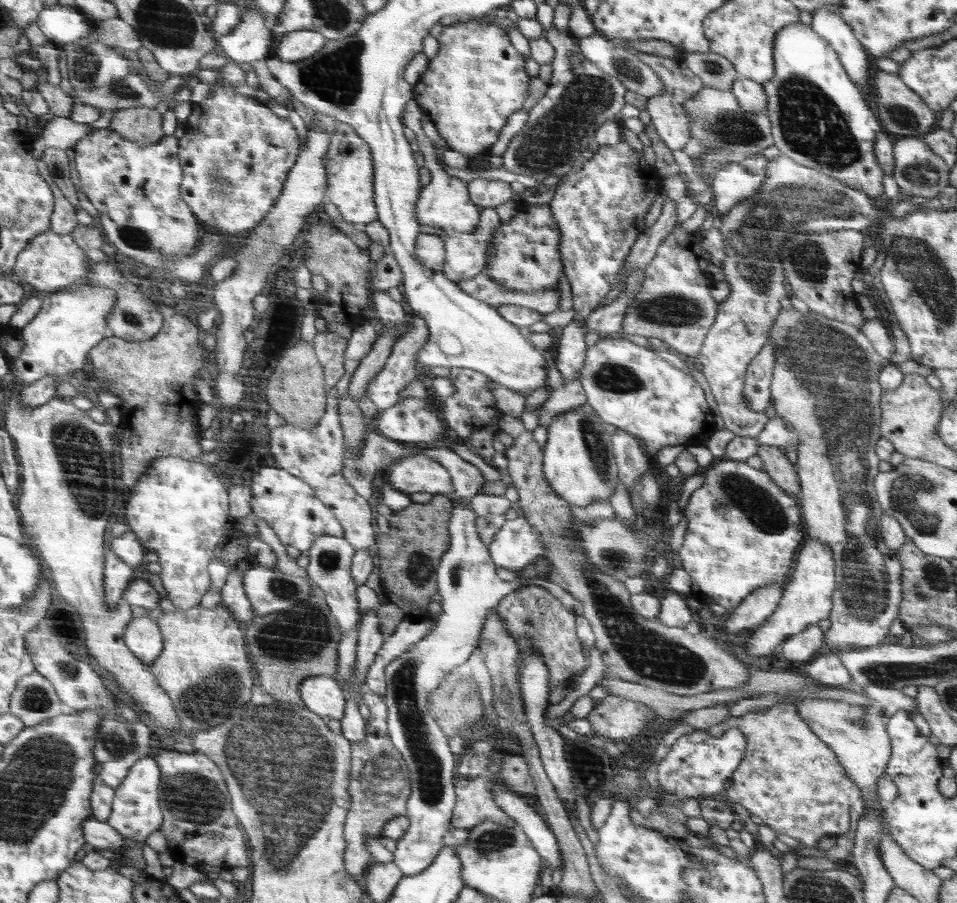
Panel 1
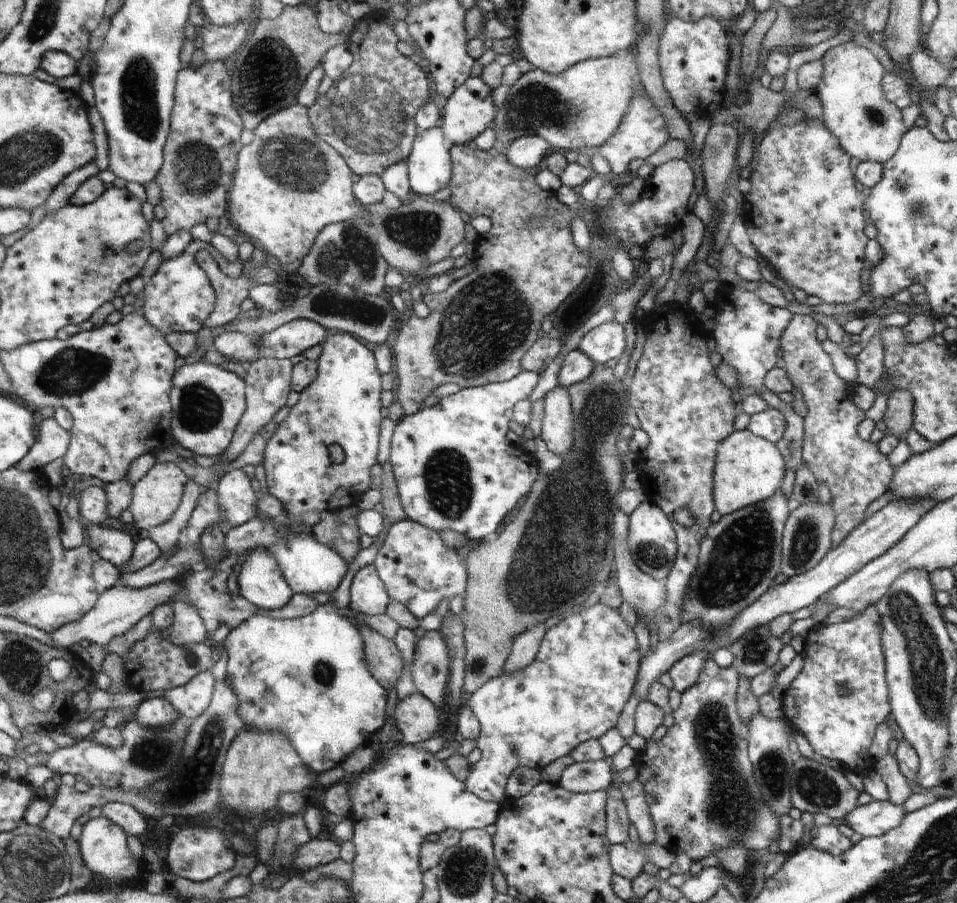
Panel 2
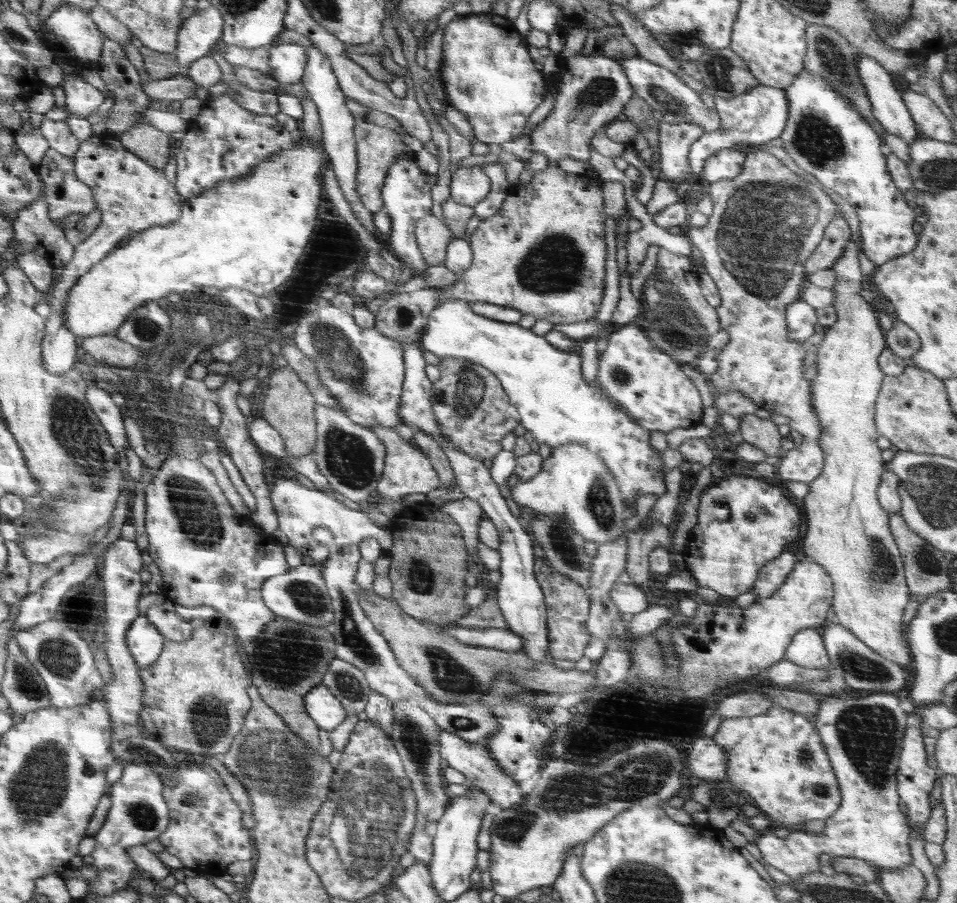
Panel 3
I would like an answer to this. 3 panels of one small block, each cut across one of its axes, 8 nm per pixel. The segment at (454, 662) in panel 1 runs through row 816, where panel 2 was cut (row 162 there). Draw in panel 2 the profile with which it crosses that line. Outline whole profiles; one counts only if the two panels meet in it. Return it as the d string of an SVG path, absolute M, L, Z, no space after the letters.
M440 127L416 134L413 150L408 156L408 160L406 160L411 190L416 194L421 194L423 197L432 198L432 194L436 194L440 188L444 188L450 182L453 176L453 160L450 160L448 150L451 150L450 140L446 138Z

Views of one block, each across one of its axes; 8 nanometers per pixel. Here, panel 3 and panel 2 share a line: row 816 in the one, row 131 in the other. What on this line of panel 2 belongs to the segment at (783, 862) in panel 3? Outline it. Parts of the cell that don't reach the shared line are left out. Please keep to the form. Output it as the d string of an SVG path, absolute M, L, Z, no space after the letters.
M850 41L828 49L822 62L823 76L815 91L824 110L824 126L860 162L884 164L892 159L906 132L906 124L898 107L884 98L881 89L884 68L879 58L869 48Z

